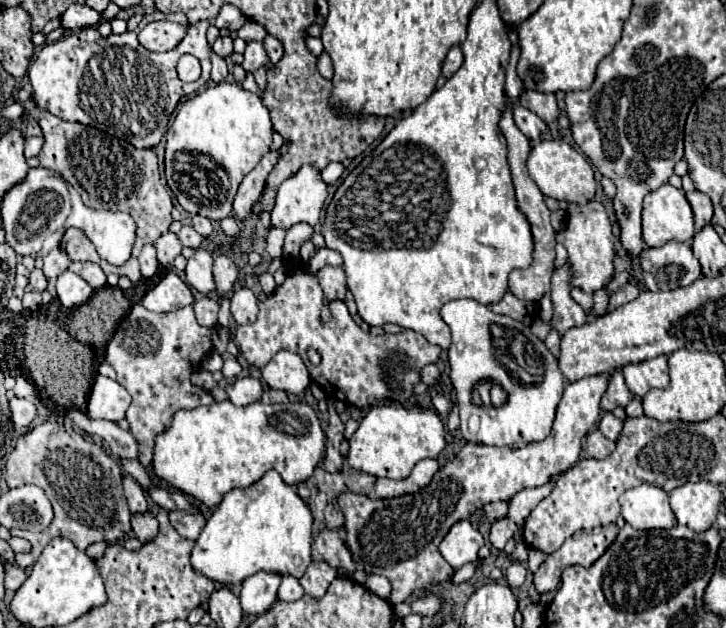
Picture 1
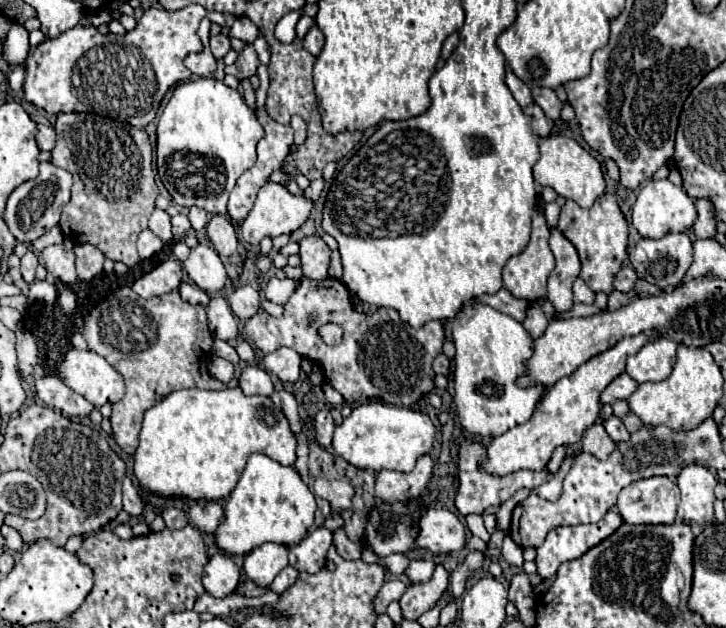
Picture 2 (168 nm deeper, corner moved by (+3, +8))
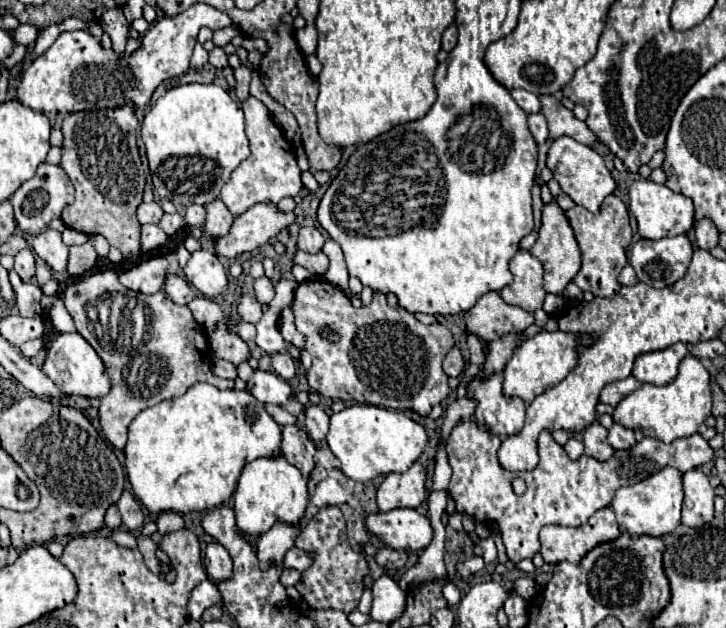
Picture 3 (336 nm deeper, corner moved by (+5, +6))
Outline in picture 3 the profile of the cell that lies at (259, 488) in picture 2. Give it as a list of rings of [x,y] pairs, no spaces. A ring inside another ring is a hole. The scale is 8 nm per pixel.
[[[285,456],[257,458],[243,468],[237,490],[233,494],[233,502],[237,526],[251,536],[265,534],[265,530],[269,530],[275,522],[299,524],[309,502],[307,478],[293,464],[289,464]]]

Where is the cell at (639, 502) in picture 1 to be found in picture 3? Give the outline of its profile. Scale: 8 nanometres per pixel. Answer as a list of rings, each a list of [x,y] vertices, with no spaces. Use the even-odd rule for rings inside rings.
[[[665,466],[653,476],[617,490],[611,506],[617,516],[619,530],[631,536],[665,536],[671,534],[679,526],[681,518],[681,502],[683,502],[683,482],[681,472],[673,466]]]

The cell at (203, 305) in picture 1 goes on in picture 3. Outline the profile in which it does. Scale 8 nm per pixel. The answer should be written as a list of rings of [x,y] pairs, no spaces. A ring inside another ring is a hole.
[[[167,274],[165,284],[163,284],[165,294],[175,302],[175,304],[189,304],[195,298],[195,290],[177,274]]]

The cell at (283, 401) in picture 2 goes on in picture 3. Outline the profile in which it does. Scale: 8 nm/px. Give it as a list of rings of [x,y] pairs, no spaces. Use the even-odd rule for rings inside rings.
[[[283,426],[283,440],[281,440],[281,452],[283,456],[297,466],[305,478],[315,468],[313,454],[315,454],[315,442],[307,436],[307,432],[299,426]]]

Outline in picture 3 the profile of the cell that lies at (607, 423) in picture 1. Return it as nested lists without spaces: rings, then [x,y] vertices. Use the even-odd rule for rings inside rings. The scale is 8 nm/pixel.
[[[613,424],[611,430],[609,430],[609,444],[613,446],[613,450],[629,450],[633,448],[633,444],[637,442],[635,440],[635,432],[629,430],[629,428],[623,428],[619,424]]]

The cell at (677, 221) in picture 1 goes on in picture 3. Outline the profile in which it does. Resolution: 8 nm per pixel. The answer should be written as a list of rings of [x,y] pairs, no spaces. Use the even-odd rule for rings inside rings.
[[[643,178],[633,182],[633,186],[629,188],[629,208],[631,208],[633,216],[637,218],[639,234],[643,238],[649,238],[649,240],[687,234],[695,224],[691,198],[669,190],[665,184],[655,184],[655,182],[643,180]]]

